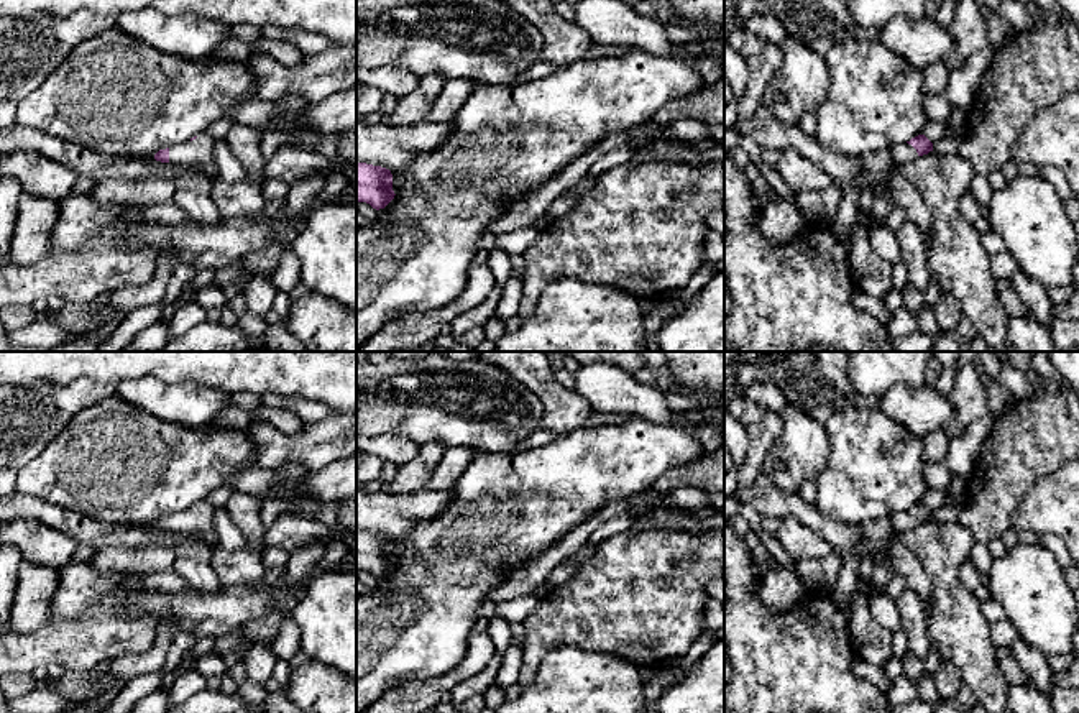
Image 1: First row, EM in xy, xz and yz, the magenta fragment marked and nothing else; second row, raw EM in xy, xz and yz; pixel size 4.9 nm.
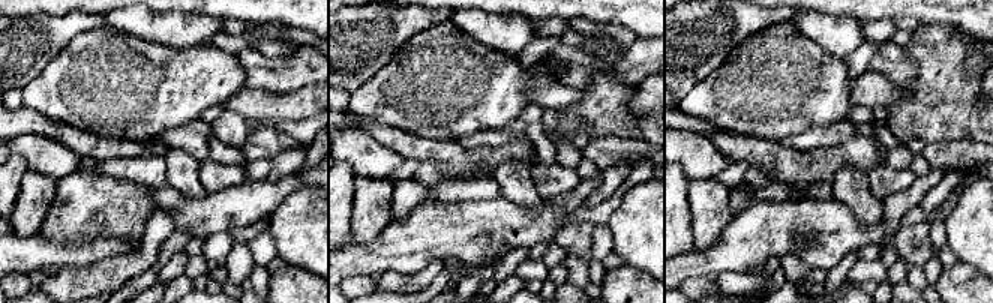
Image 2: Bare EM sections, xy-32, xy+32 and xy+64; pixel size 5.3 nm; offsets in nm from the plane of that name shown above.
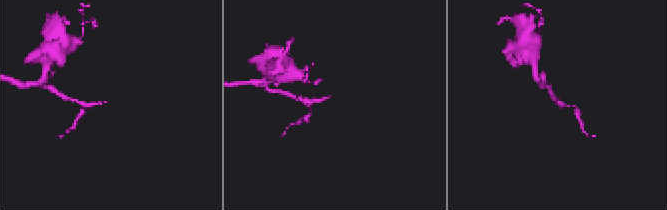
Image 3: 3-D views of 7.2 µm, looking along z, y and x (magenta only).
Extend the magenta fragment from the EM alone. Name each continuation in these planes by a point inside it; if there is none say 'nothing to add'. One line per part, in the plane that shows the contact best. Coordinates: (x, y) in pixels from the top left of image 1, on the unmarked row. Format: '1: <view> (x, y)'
1: yz (902, 521)

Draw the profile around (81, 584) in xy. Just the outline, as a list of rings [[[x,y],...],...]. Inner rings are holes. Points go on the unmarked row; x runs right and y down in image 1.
[[[89,562],[61,567],[49,623],[77,621],[94,601],[102,598],[138,598],[146,593],[141,588],[126,588],[123,580],[123,572],[100,572]]]

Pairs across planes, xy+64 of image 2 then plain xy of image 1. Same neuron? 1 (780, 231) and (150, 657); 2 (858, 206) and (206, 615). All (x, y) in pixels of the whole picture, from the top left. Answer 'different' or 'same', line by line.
1: different
2: different

